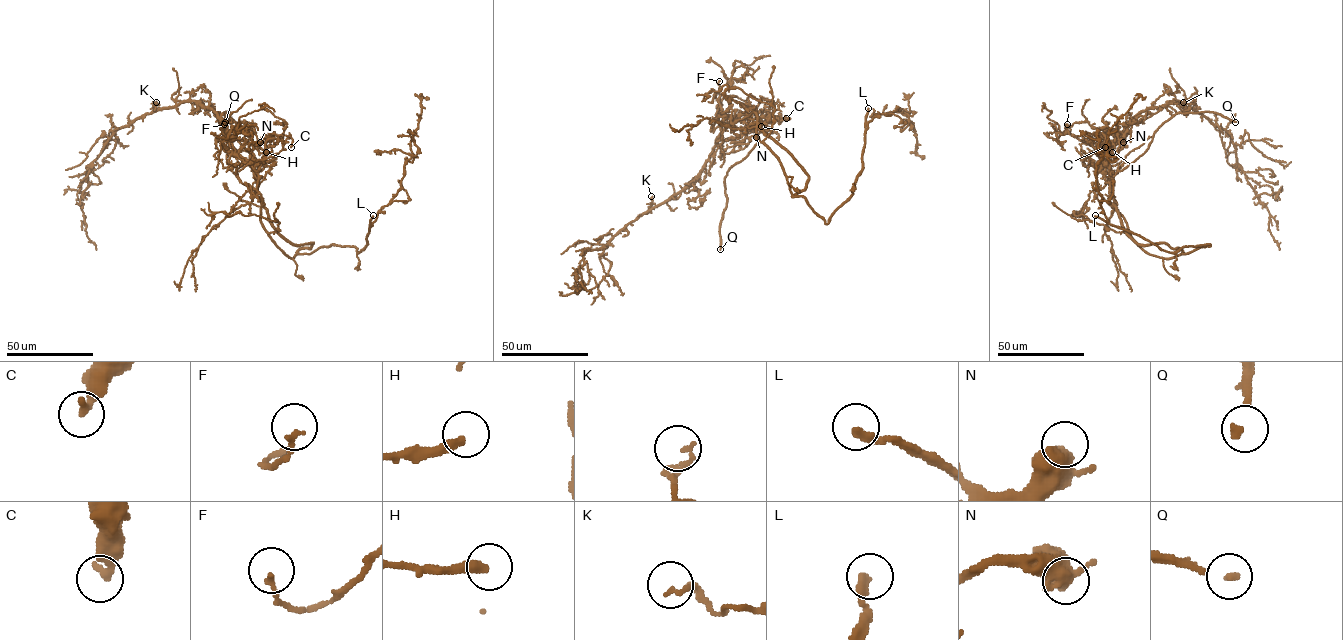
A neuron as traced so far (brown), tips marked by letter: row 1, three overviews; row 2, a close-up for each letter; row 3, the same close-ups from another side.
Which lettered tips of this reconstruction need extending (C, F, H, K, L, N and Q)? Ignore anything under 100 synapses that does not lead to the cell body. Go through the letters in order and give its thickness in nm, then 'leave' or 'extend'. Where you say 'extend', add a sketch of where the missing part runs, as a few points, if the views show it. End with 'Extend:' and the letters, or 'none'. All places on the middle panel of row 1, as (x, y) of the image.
C: 340 nm | leave
F: 150 nm | leave
H: 320 nm | leave
K: 150 nm | leave
L: 260 nm | extend | (868, 108), (874, 38), (863, 48), (852, 79), (852, 107), (903, 131), (934, 164), (940, 178), (930, 186)
N: 500 nm | leave
Q: 190 nm | extend | (720, 249), (717, 268), (720, 287), (729, 291), (732, 283), (738, 283)
Extend: L, Q

